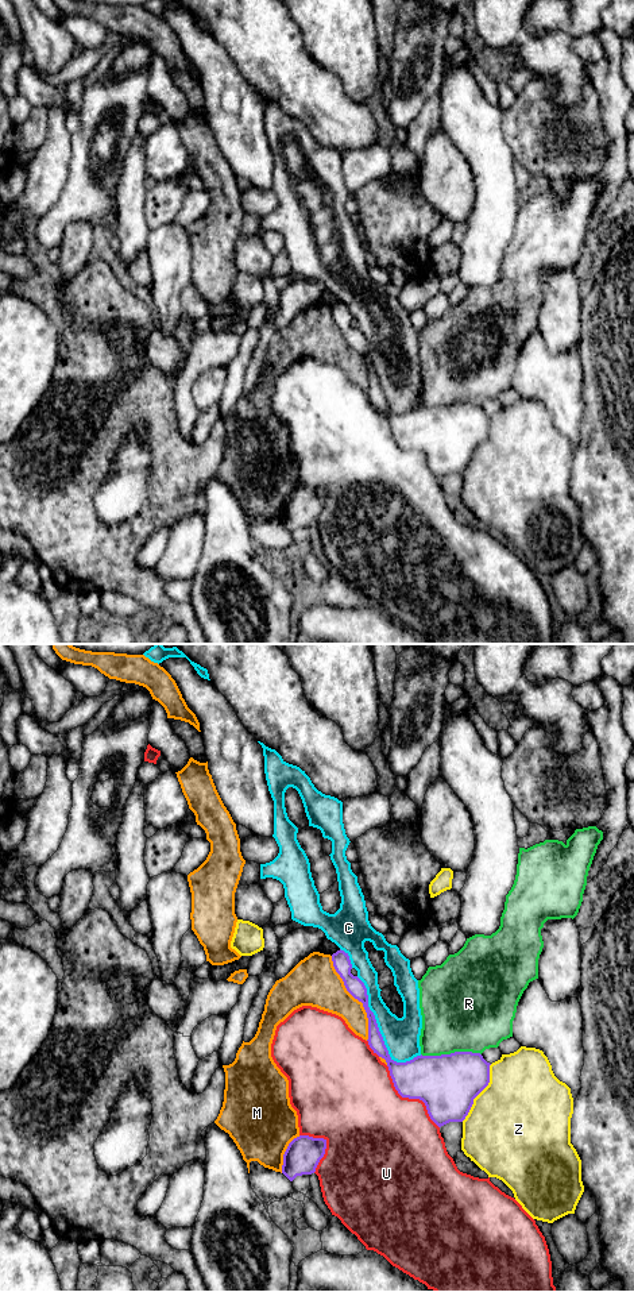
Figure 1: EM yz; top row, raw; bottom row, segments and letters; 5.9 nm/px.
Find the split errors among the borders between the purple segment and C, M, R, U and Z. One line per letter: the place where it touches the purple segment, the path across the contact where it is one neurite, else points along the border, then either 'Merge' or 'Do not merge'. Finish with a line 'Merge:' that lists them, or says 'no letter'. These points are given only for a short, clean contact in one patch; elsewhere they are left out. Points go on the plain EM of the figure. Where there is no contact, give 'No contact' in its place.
C: Touches purple at yz (379, 384). Do not merge
M: Touches purple at yz (356, 350). Do not merge
R: Touches purple at yz (451, 405). Do not merge
U: Touches purple at yz (410, 450). Do not merge
Z: Touches purple at yz (480, 443). Do not merge
Merge: no letter

